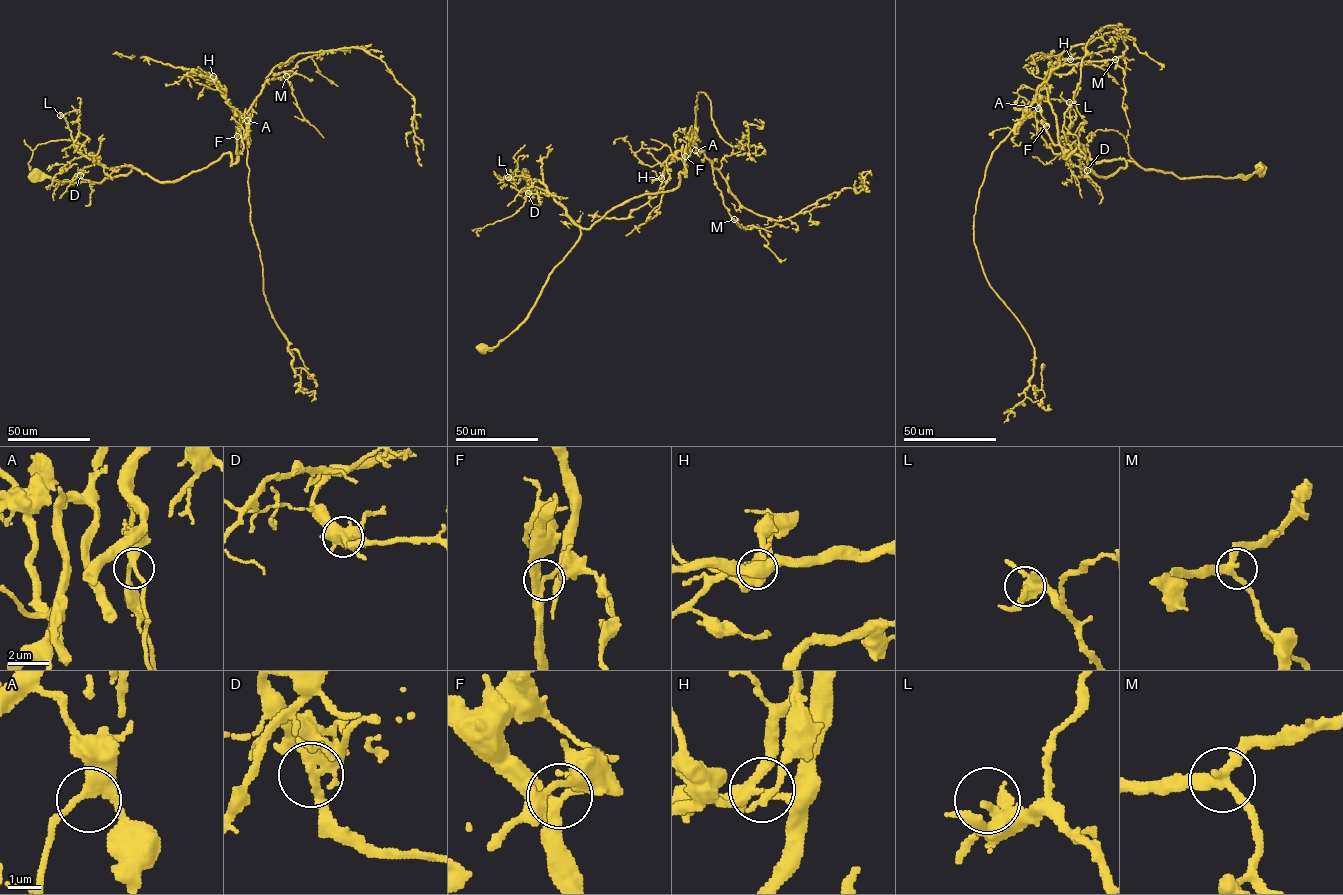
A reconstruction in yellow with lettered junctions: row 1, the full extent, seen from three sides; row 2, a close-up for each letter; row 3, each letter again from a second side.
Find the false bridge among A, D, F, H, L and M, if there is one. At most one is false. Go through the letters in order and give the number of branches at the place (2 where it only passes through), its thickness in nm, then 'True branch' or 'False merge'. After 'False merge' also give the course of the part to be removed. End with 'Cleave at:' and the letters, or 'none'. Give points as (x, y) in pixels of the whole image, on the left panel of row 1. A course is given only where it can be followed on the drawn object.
A: Branches: 3. Thickness 280 nm. True branch
D: Branches: 3. Thickness 340 nm. True branch
F: Branches: 3. Thickness 320 nm. True branch
H: Branches: 4. Thickness 240 nm. False merge. Course of the part to remove: (213, 76), (241, 126), (244, 115), (250, 223), (263, 292), (288, 341), (299, 390), (315, 392), (311, 401)
L: Branches: 3. Thickness 280 nm. True branch
M: Branches: 3. Thickness 280 nm. True branch
Cleave at: H

